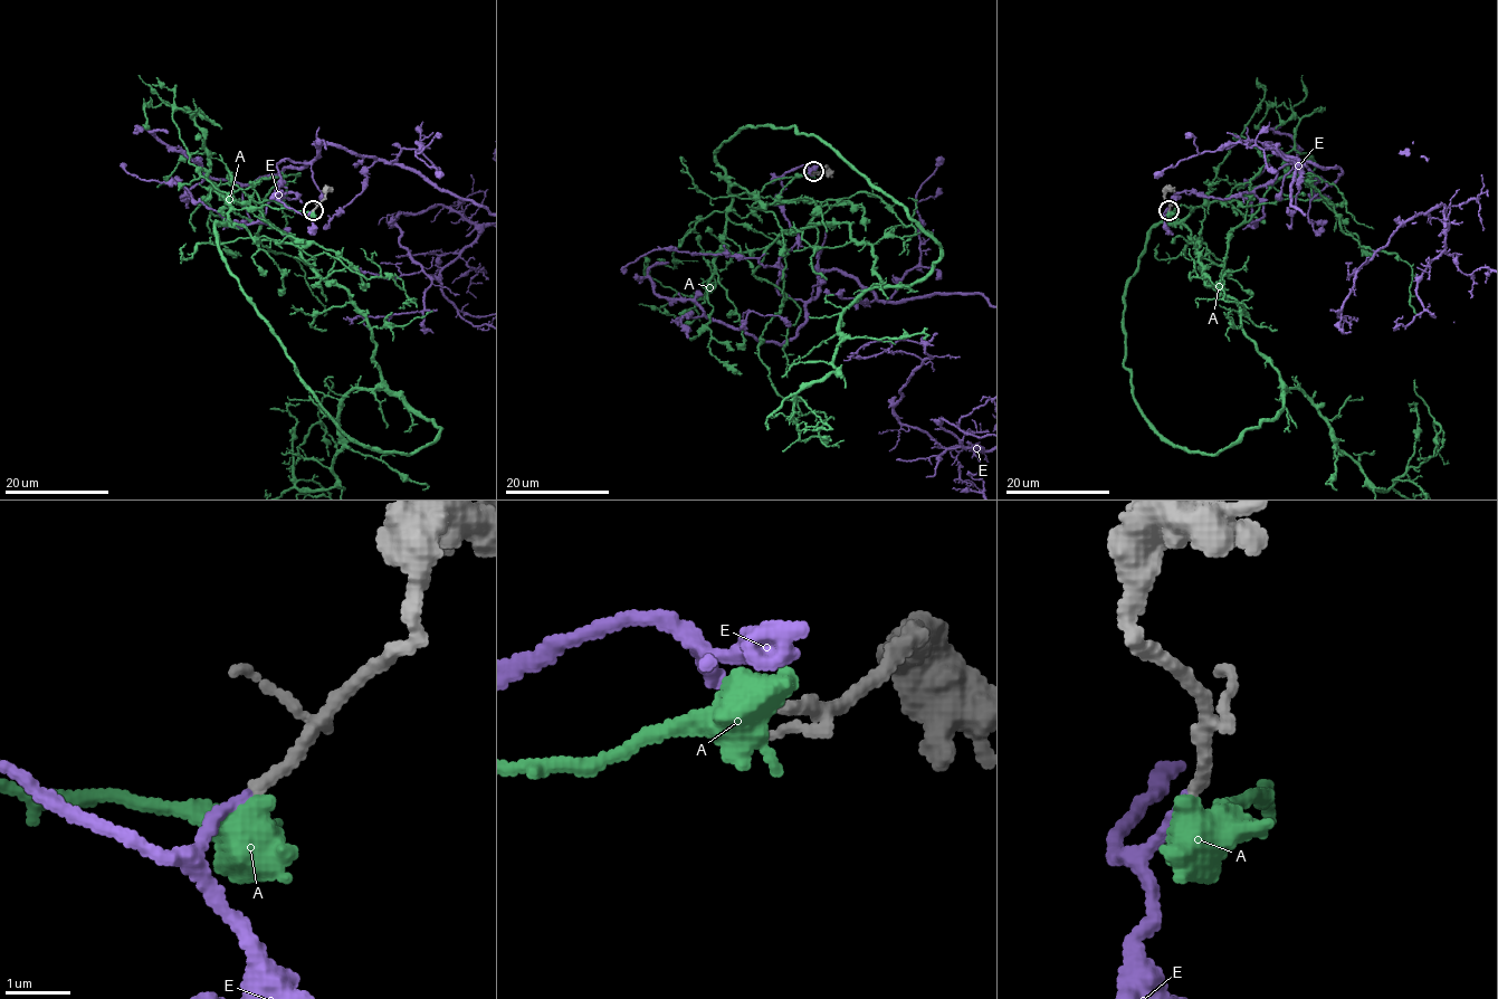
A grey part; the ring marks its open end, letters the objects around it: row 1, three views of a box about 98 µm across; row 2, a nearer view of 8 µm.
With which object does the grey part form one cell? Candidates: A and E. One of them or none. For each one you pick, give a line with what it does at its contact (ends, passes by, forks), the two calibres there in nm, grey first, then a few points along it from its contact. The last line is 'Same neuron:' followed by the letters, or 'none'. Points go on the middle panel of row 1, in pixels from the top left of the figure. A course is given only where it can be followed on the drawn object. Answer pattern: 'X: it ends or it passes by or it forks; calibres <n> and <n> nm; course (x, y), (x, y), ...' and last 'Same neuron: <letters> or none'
E: it ends; calibres 190 and 180 nm
Same neuron: E

